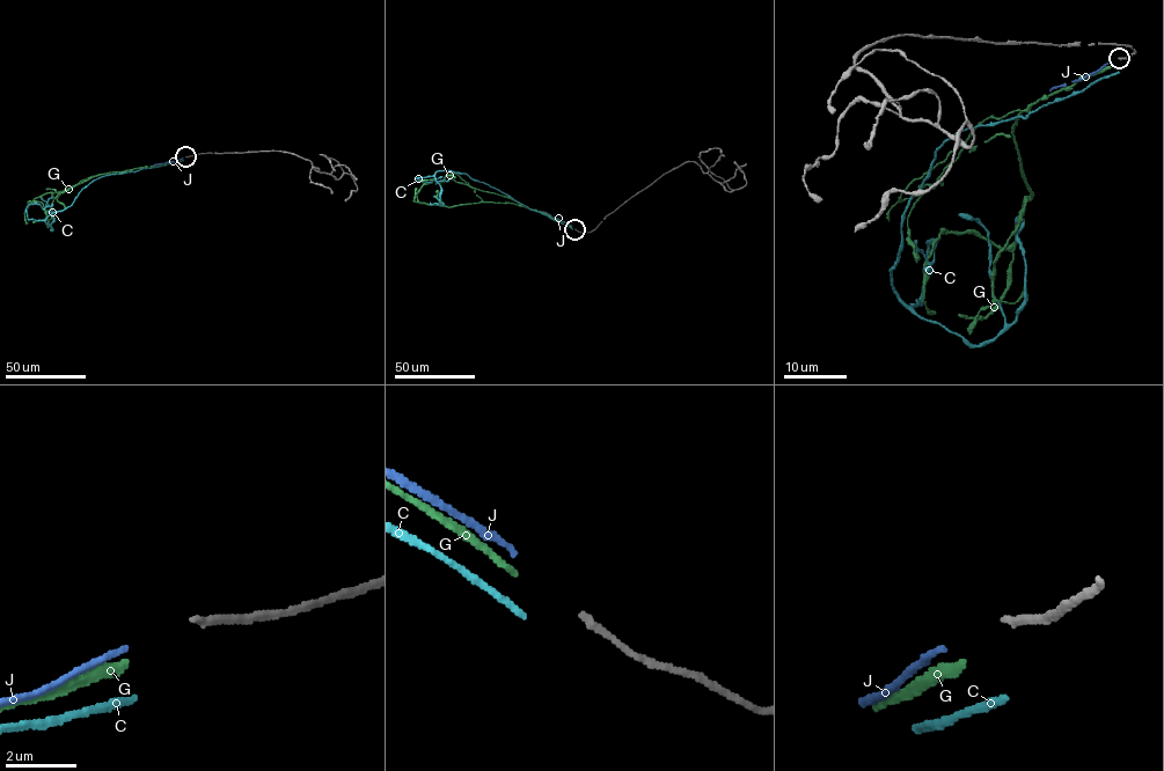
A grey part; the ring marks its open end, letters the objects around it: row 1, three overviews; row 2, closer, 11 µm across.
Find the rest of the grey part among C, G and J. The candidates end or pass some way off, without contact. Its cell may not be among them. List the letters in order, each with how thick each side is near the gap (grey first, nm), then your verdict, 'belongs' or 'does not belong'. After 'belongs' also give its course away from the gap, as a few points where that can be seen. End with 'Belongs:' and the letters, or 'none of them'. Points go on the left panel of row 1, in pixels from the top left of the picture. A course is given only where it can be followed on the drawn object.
C: 200 nm thick on the grey side, 180 nm on the other; does not belong
G: 200 nm thick on the grey side, 200 nm on the other; does not belong
J: 200 nm thick on the grey side, 150 nm on the other; belongs; it runs (183, 158), (153, 164)
Belongs: J

